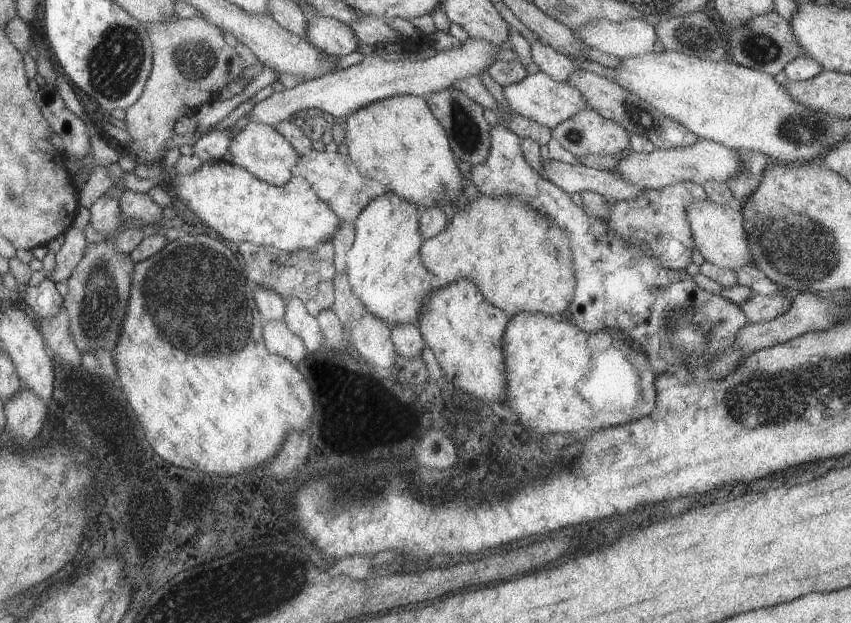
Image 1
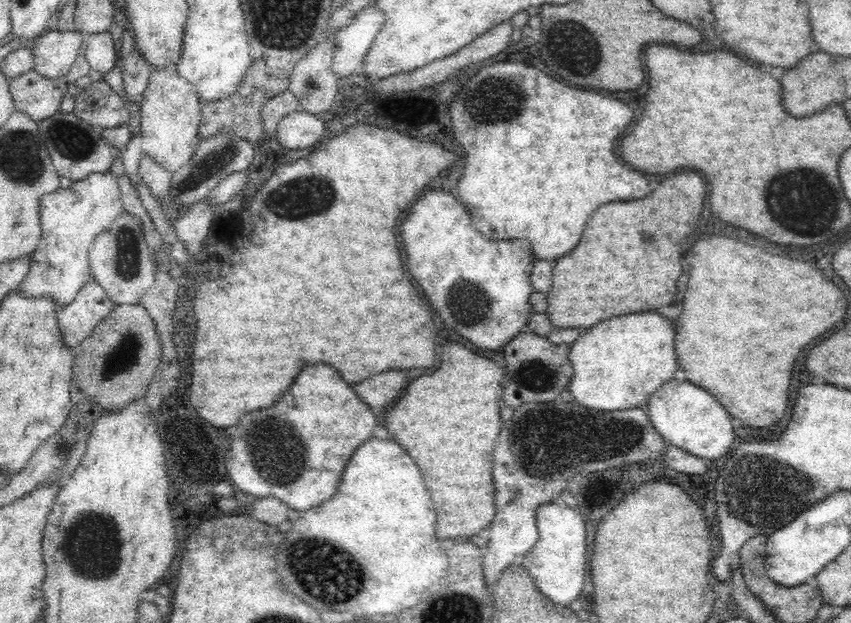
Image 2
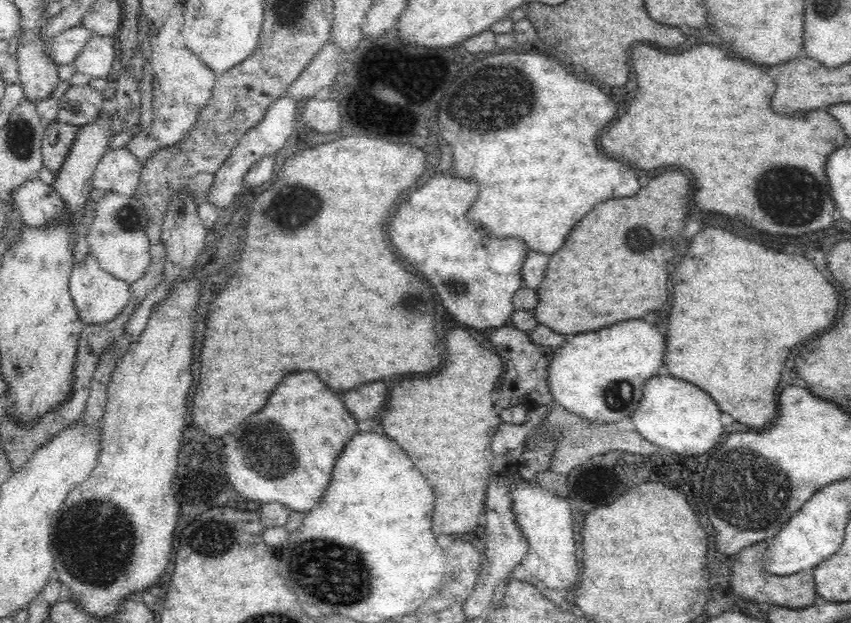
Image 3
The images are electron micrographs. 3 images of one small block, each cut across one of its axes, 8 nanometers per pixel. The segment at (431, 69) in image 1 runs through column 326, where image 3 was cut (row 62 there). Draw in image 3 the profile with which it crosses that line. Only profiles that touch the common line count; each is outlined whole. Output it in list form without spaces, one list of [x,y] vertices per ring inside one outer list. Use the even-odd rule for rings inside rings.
[[[93,35],[74,59],[73,65],[76,73],[86,74],[92,79],[109,80],[112,78],[112,65],[117,62],[117,56],[115,37]]]

